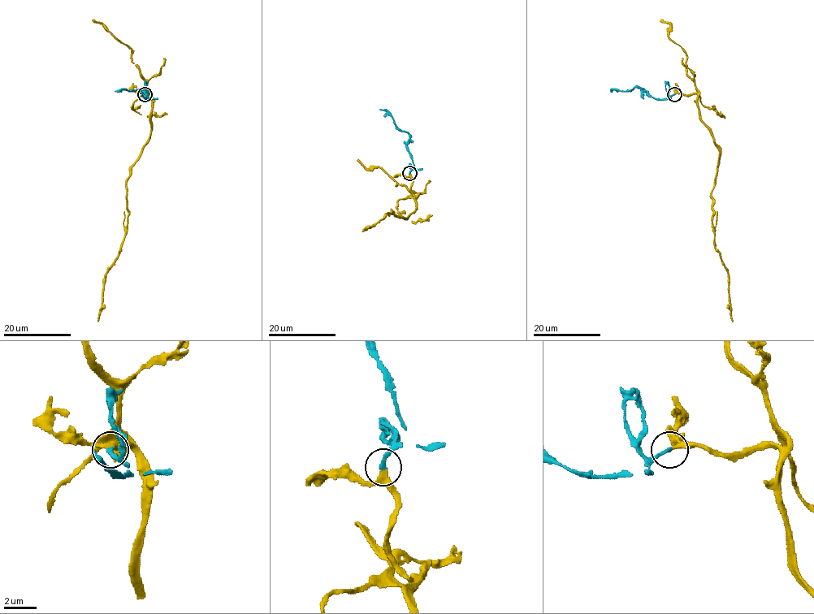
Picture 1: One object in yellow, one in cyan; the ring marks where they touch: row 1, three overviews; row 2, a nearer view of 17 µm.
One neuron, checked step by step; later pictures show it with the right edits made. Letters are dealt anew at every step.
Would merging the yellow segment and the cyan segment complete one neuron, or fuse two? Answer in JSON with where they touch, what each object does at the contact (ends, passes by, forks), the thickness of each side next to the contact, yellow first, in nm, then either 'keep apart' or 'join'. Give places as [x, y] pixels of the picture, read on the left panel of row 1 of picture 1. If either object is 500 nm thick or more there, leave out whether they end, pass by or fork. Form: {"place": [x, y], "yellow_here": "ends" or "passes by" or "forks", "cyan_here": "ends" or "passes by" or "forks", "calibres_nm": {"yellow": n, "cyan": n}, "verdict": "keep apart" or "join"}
{"place": [145, 94], "yellow_here": "passes by", "cyan_here": "ends", "calibres_nm": {"yellow": 280, "cyan": 240}, "verdict": "join"}

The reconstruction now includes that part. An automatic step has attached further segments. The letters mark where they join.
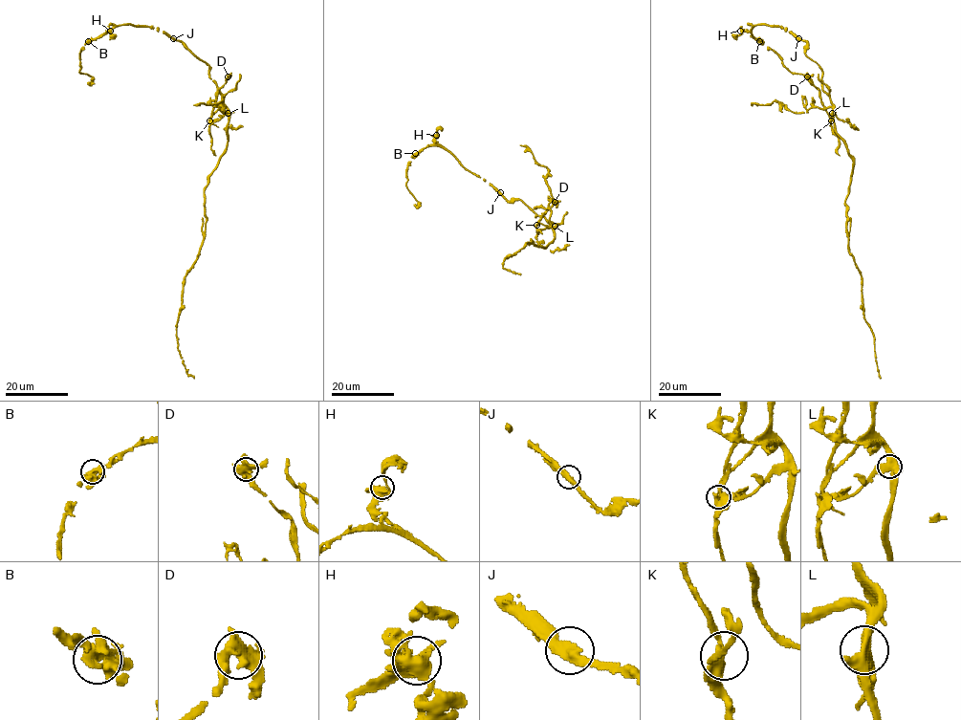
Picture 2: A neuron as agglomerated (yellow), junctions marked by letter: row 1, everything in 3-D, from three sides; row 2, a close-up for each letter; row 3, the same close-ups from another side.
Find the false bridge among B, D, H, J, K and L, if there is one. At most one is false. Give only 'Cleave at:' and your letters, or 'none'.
Cleave at: L

